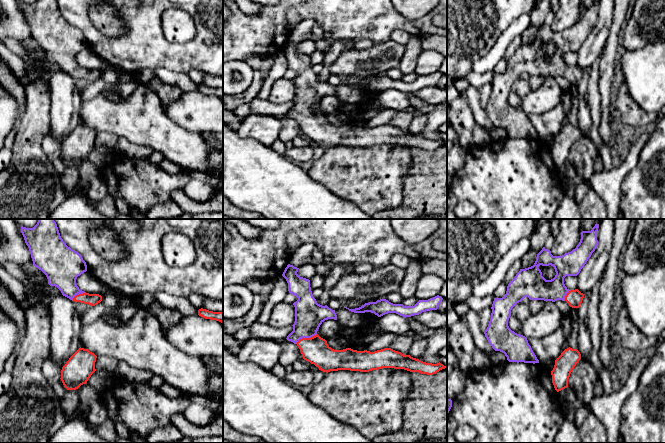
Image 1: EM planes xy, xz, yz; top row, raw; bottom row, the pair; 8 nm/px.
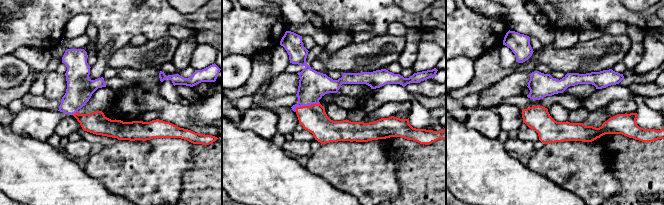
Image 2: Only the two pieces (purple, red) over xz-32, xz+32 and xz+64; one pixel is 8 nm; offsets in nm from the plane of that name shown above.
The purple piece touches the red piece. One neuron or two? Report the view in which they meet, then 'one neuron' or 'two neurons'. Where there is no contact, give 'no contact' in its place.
meets purple in xz; one neuron

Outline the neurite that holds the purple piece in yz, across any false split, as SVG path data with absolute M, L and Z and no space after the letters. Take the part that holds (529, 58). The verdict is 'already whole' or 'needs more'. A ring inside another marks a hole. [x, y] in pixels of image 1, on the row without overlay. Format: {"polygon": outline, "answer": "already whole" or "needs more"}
{"polygon": "M595 0L591 7L582 7L576 24L562 32L553 32L550 26L543 23L534 41L520 45L508 60L505 72L494 74L491 94L484 110L492 124L504 129L509 138L539 139L527 114L508 102L511 86L517 79L528 73L530 76L546 78L562 76L572 84L580 83L585 70L578 65L569 66L564 60L564 54L577 52L591 33L598 21L598 4L599 0ZM540 41L553 42L555 53L546 56L538 44Z", "answer": "needs more"}

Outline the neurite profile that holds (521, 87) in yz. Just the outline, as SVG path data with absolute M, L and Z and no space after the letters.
M521 77L512 84L511 91L515 92L520 98L524 98L531 89L528 81Z

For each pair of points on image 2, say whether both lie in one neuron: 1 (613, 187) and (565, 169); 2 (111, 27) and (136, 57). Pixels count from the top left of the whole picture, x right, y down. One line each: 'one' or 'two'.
1: one
2: two

